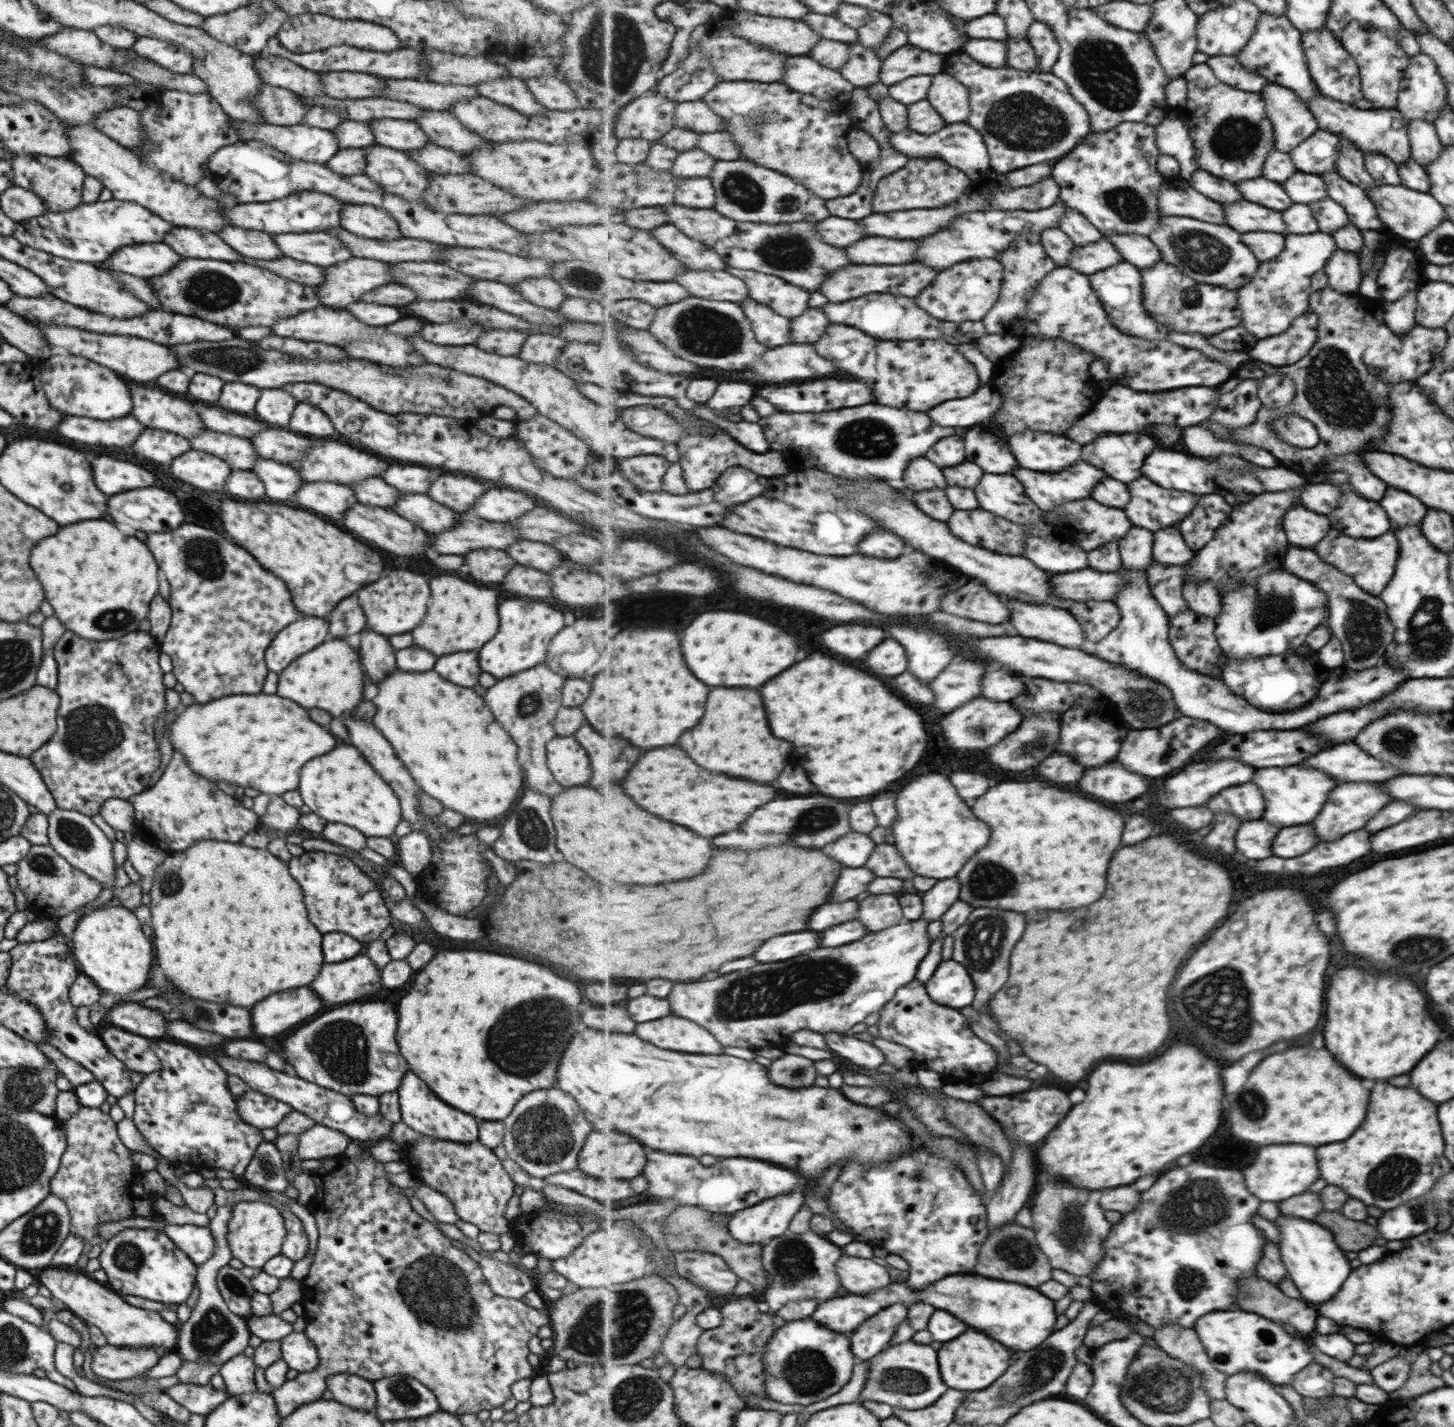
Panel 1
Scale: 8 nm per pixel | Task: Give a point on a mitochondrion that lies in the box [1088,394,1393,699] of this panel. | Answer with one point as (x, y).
(1363, 628)

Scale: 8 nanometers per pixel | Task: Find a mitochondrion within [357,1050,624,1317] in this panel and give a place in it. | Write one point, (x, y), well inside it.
(544, 1134)

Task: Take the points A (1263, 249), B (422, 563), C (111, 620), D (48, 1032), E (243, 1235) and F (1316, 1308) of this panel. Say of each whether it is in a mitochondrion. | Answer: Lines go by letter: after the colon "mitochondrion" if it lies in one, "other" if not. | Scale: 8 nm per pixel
A: other
B: other
C: mitochondrion
D: other
E: other
F: other

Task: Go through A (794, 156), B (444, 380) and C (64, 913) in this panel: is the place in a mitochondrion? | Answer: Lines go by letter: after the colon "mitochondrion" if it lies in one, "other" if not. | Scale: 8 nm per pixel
A: other
B: mitochondrion
C: other

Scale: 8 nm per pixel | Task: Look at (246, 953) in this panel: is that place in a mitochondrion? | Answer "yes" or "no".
no

